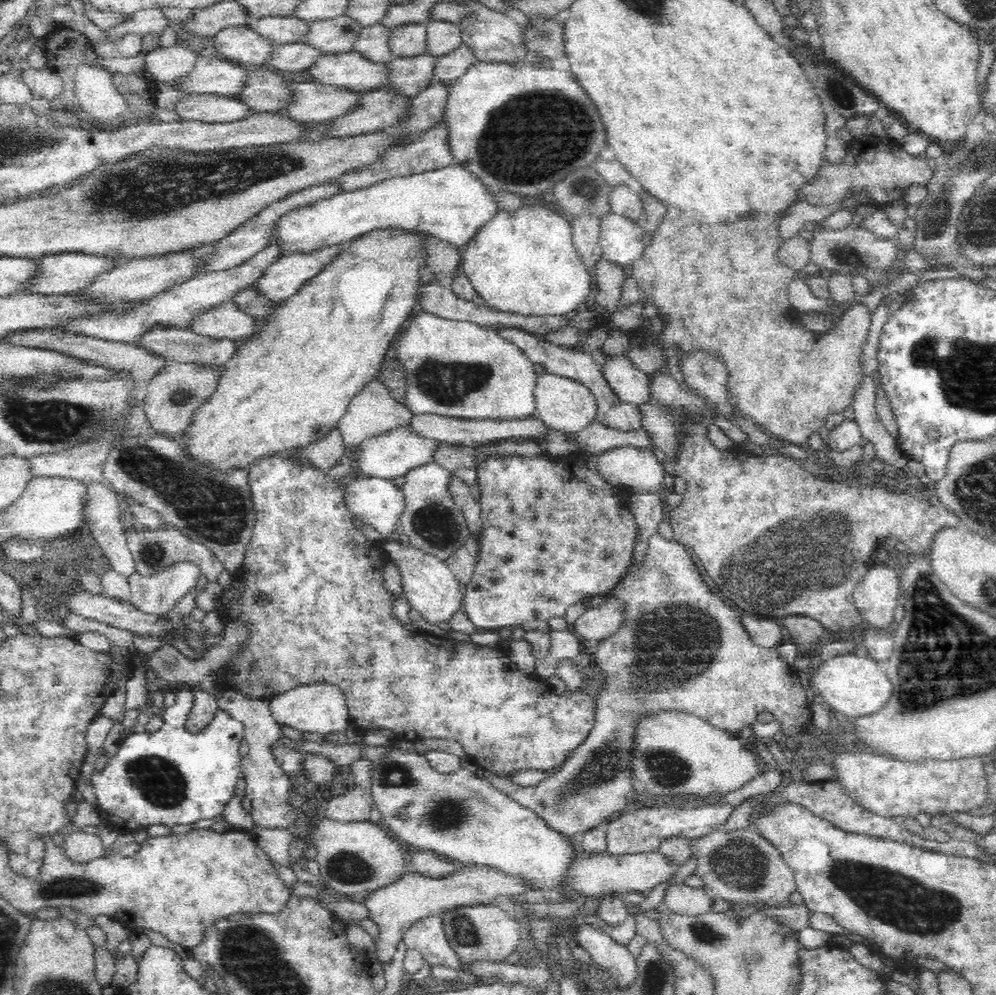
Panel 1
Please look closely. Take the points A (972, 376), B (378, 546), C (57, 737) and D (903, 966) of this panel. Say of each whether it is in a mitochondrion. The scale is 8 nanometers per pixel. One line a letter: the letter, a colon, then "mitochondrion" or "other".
A: mitochondrion
B: other
C: other
D: other

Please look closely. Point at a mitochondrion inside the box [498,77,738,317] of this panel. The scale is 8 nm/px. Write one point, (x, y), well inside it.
(586, 186)

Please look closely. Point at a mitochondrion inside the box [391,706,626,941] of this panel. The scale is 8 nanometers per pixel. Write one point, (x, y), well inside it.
(604, 765)

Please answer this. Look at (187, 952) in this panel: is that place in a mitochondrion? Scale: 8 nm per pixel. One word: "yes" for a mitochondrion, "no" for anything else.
no

